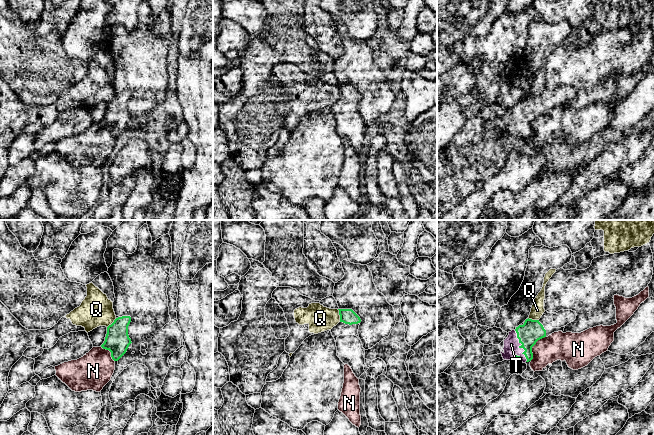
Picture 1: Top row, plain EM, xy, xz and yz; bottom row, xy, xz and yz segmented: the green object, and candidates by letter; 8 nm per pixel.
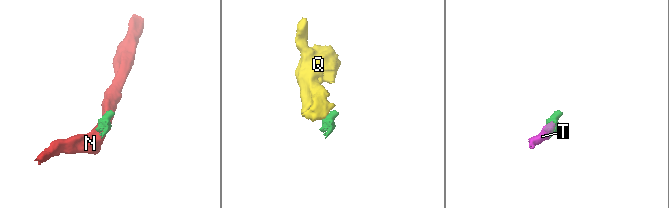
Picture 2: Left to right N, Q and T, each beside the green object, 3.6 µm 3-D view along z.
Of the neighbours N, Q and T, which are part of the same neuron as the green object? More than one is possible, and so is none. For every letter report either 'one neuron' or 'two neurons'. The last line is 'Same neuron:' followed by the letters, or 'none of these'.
N: two neurons
Q: two neurons
T: one neuron
Same neuron: T

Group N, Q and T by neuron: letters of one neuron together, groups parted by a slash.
N / Q / T

